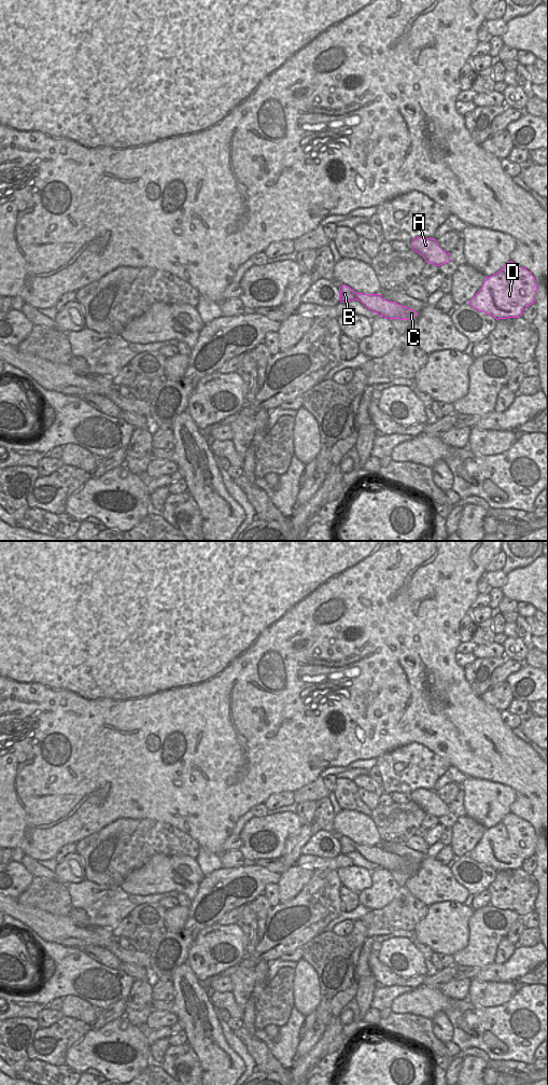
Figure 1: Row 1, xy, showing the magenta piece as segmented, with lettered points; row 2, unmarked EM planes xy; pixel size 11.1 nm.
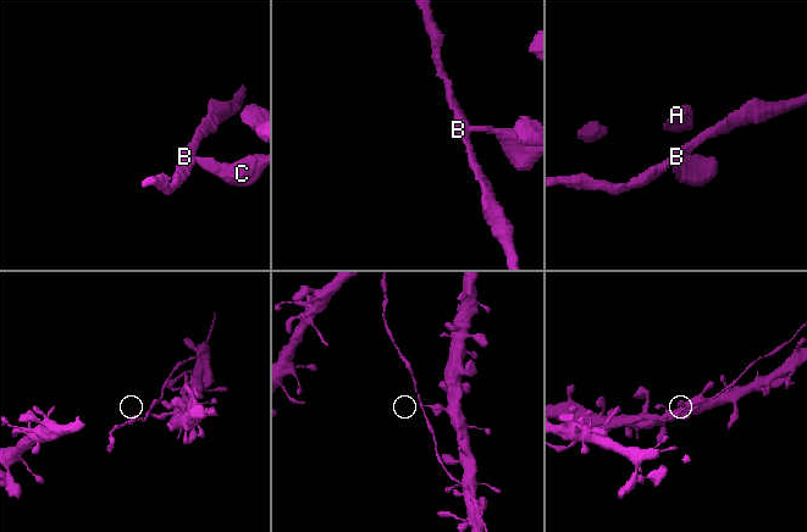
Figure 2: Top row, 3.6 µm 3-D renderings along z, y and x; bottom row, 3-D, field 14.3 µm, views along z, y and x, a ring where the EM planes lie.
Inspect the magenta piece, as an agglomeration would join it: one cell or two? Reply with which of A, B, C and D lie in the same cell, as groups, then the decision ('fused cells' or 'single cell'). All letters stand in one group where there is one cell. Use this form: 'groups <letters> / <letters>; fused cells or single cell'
groups A C D / B; fused cells

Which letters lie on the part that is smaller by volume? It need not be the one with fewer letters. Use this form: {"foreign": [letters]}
{"foreign": ["B"]}

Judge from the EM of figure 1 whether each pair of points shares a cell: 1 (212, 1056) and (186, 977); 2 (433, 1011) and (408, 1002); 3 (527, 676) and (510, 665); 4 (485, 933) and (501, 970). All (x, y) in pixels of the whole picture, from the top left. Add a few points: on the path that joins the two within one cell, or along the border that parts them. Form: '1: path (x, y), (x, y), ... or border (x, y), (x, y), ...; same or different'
1: path (205, 1037), (195, 1014), (191, 997); same
2: path (426, 1004), (424, 1002), (415, 1002); same
3: border (523, 664), (510, 673), (505, 681); different
4: border (493, 961), (474, 968); different

